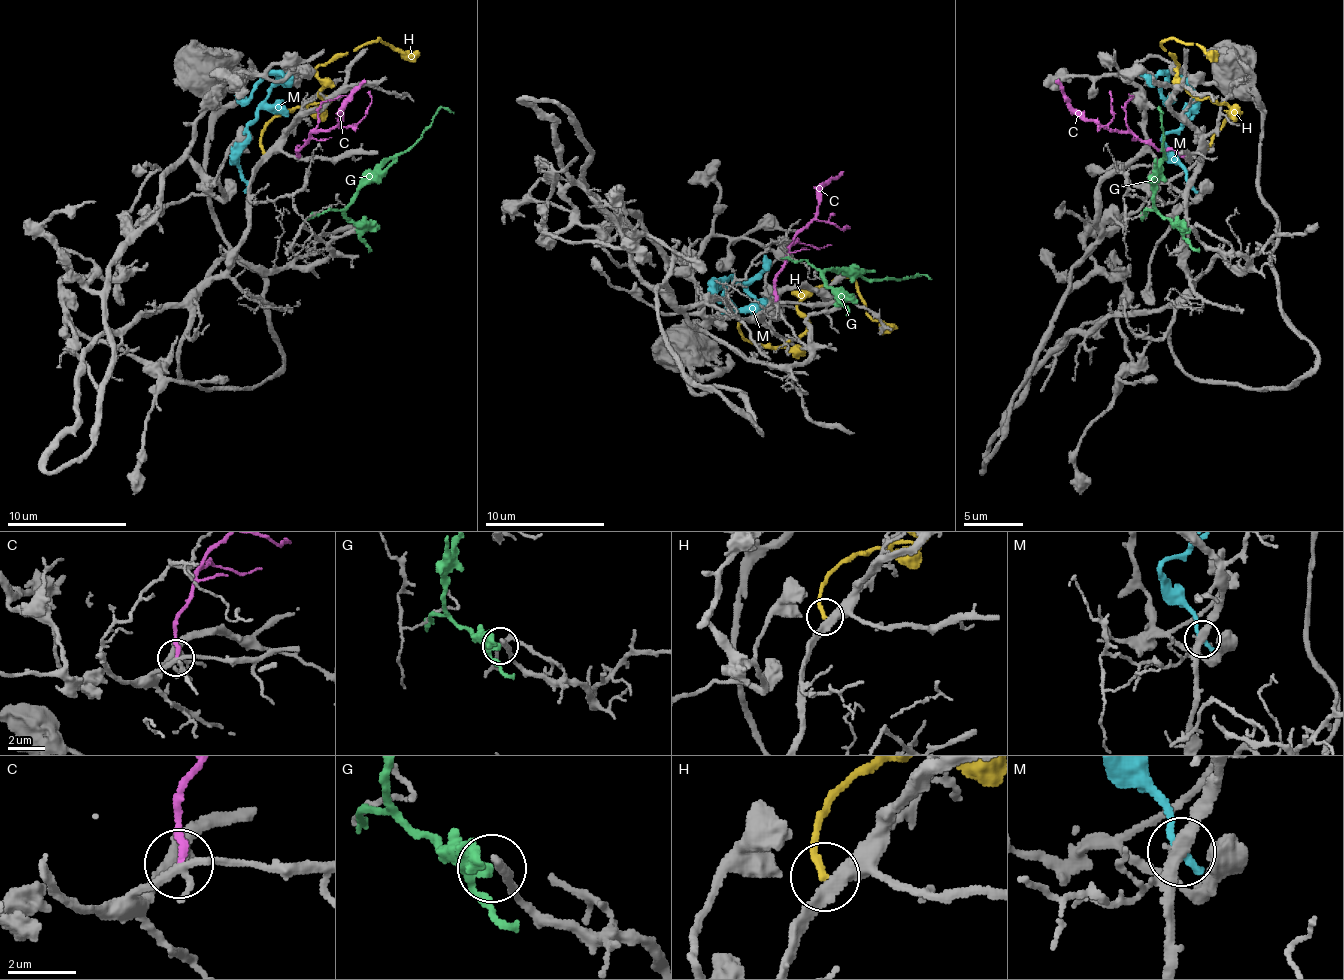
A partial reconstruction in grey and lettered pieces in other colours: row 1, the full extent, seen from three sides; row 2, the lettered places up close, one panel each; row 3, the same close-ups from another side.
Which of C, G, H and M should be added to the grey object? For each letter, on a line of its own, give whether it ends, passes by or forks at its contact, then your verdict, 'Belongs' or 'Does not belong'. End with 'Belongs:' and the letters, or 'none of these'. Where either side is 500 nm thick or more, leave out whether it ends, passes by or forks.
C: It ends there. Does not belong
G: It passes by. Does not belong
H: It ends there. Does not belong
M: It ends there. Does not belong
Belongs: none of these

